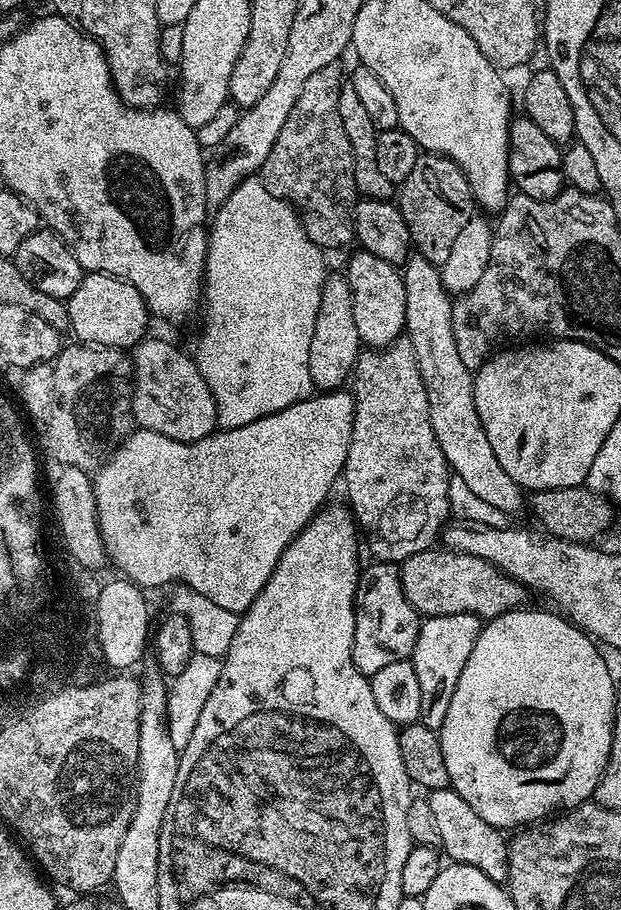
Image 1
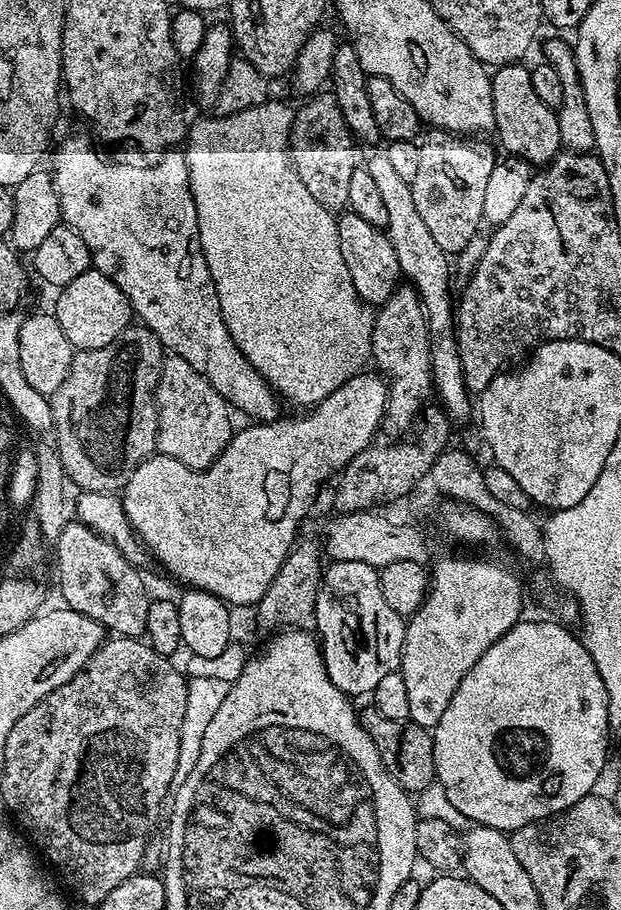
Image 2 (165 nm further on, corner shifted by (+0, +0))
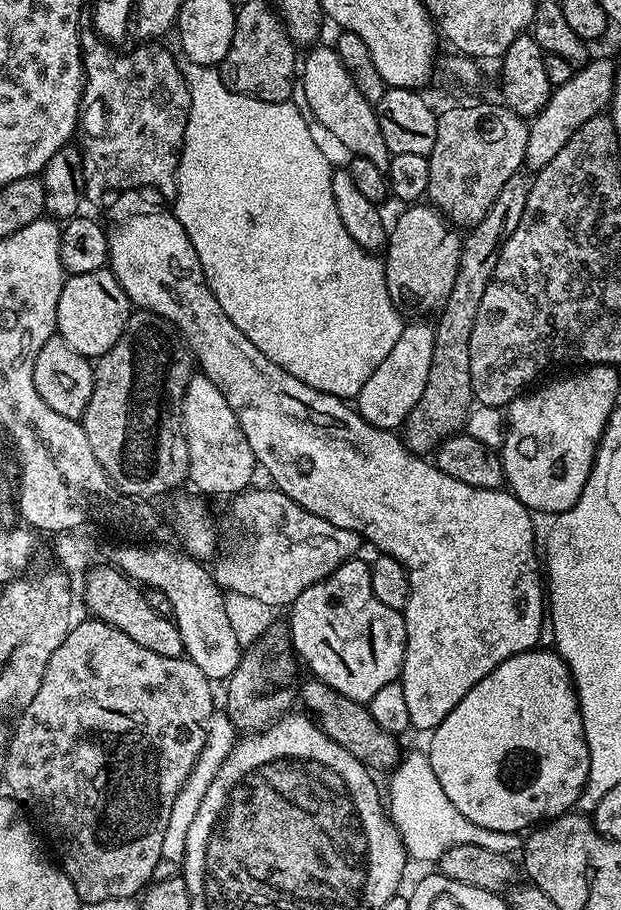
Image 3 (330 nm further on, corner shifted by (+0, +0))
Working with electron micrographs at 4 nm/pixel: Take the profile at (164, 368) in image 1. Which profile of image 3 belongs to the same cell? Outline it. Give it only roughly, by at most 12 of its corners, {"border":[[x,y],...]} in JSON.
{"border":[[202,374],[180,419],[188,480],[231,498],[258,465],[222,390]]}

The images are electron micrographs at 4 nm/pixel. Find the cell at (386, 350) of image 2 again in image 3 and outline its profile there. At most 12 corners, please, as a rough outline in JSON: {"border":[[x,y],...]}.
{"border":[[431,203],[393,224],[386,290],[409,317],[439,313],[462,236]]}

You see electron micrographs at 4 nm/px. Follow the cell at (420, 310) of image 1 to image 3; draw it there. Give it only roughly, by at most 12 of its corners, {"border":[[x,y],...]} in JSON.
{"border":[[335,47],[298,68],[311,119],[352,156],[387,169],[374,105]]}

